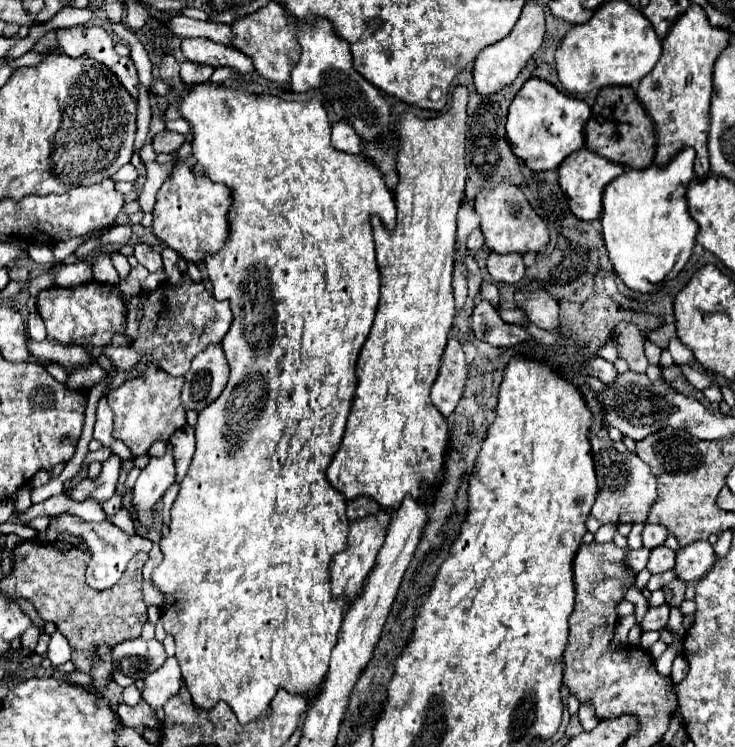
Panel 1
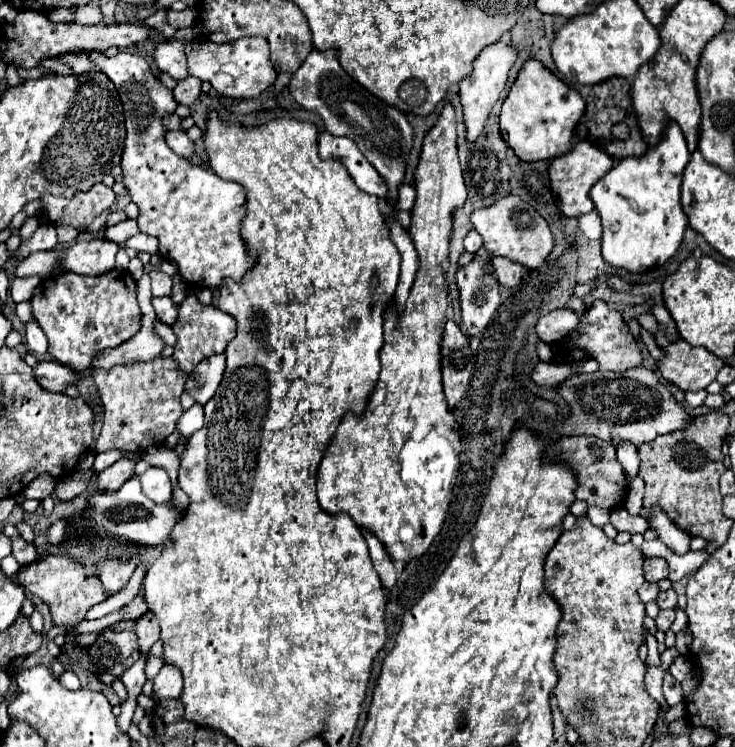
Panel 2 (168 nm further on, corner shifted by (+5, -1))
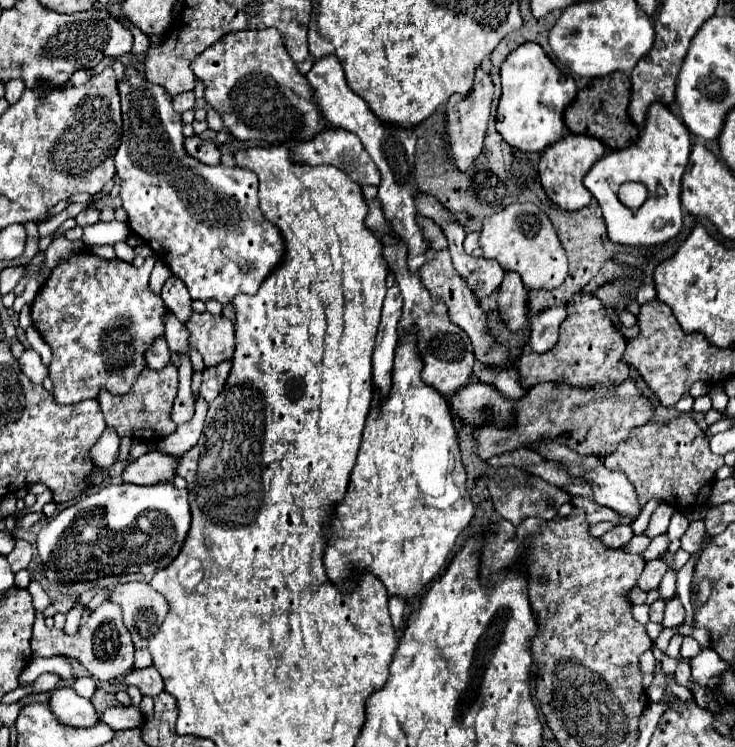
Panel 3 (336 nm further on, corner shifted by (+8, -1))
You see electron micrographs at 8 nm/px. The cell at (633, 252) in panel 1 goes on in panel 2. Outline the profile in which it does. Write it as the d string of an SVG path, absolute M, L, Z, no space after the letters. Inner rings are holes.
M670 123L660 143L642 157L622 159L590 191L602 219L602 257L608 265L638 273L654 265L664 265L680 247L688 217L680 207L680 183L690 151L682 129Z

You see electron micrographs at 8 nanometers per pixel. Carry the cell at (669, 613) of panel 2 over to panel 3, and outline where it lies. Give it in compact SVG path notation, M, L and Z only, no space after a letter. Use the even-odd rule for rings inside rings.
M675 597L673 601L667 603L665 607L665 619L663 619L663 625L665 627L679 627L685 619L685 609L681 605L681 601Z

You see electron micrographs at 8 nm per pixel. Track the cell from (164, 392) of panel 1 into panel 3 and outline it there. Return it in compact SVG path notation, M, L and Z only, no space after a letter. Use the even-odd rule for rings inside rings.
M169 363L161 371L147 369L145 373L141 373L141 377L133 385L131 393L123 395L123 397L111 395L109 391L101 391L99 403L101 403L101 411L105 415L107 425L115 427L119 437L131 437L137 441L155 441L159 437L167 437L169 433L173 433L177 429L177 425L171 419L171 407L177 397L177 389L179 389L177 367L173 363Z

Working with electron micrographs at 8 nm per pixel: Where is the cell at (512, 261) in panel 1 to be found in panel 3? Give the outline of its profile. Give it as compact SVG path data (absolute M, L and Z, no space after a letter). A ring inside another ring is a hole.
M505 273L505 279L499 287L497 305L503 313L503 321L507 321L507 327L519 333L519 329L525 325L527 315L527 289L517 273Z

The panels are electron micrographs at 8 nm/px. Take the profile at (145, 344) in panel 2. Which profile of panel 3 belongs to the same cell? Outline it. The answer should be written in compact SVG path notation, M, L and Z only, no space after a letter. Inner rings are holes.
M163 337L157 339L151 345L151 349L147 351L147 357L145 359L147 359L147 367L149 369L163 369L163 365L169 365L171 351L169 351L169 347L167 347L167 343L165 343Z

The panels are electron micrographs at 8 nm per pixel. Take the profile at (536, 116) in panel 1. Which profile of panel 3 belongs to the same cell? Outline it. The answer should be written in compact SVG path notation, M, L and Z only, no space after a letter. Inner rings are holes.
M539 43L527 45L509 53L501 65L501 99L497 109L497 131L519 151L545 151L547 145L563 137L563 111L575 99L577 85L573 77L563 75L561 69L545 55Z

